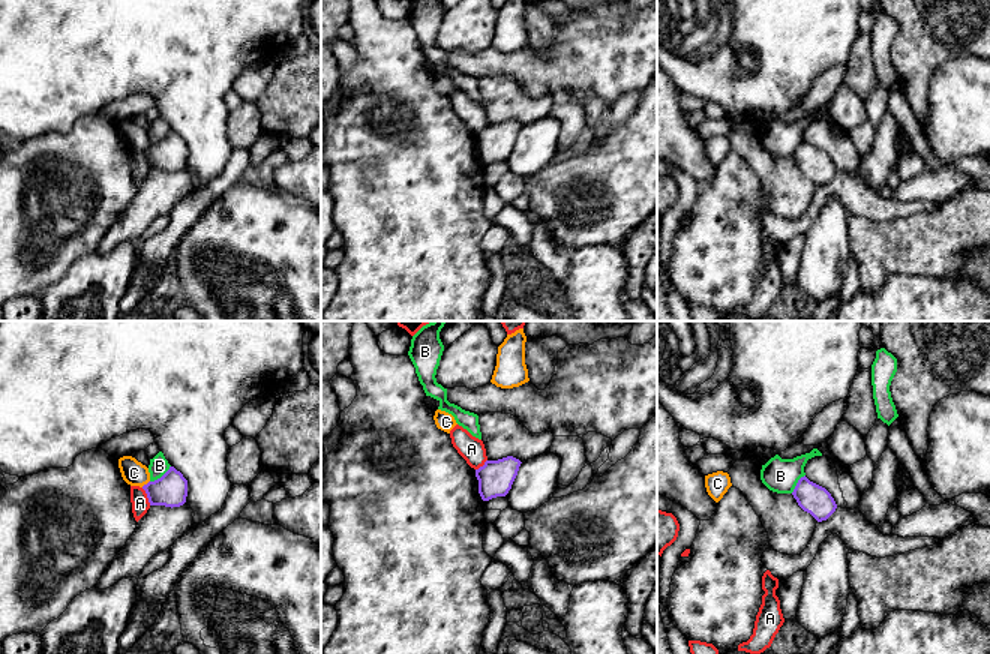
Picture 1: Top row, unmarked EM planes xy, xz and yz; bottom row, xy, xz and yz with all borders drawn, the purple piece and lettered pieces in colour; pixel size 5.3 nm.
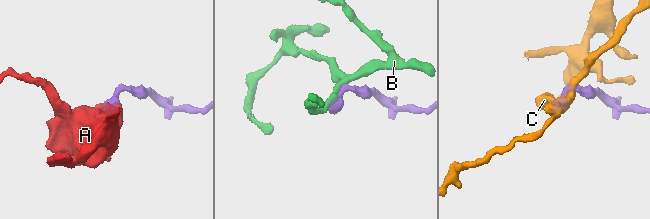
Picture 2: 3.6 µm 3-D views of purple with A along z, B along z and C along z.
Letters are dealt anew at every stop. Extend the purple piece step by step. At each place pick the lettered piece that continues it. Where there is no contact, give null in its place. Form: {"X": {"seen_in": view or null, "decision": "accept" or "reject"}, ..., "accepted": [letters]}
{"A": {"seen_in": "xy", "decision": "reject"}, "B": {"seen_in": "xy", "decision": "reject"}, "C": {"seen_in": "xy", "decision": "reject"}, "accepted": []}

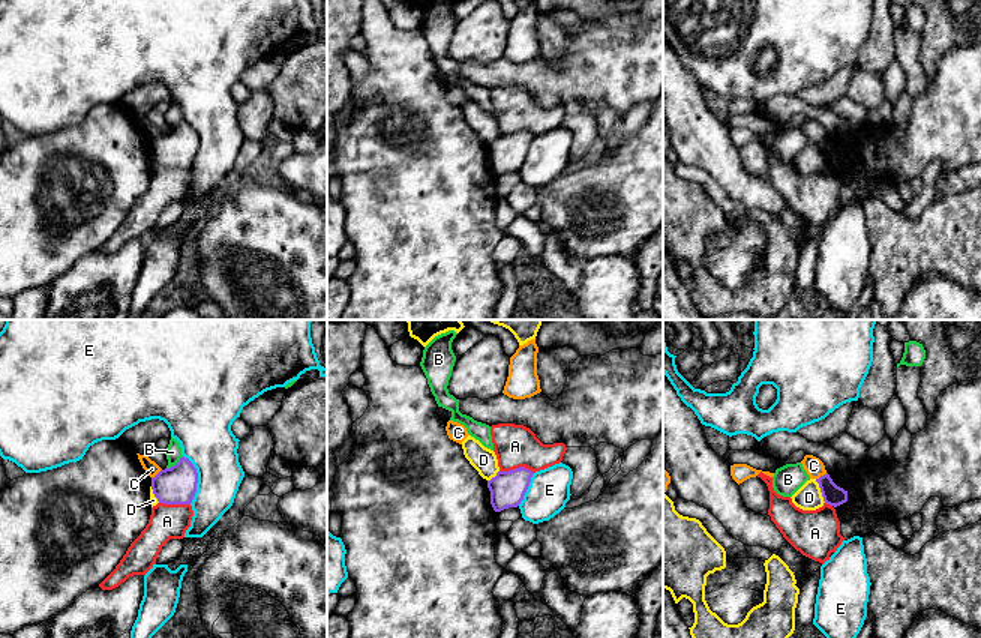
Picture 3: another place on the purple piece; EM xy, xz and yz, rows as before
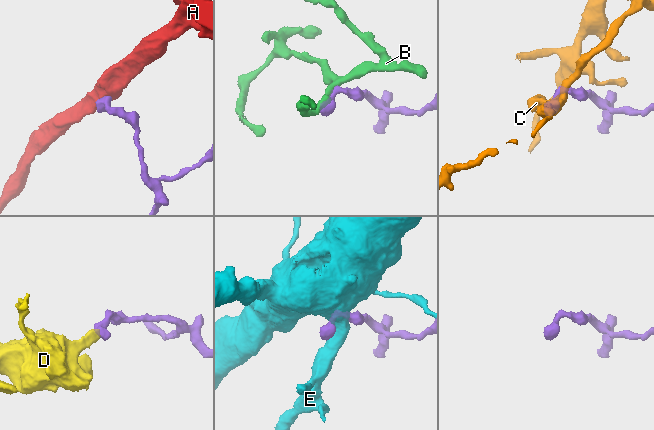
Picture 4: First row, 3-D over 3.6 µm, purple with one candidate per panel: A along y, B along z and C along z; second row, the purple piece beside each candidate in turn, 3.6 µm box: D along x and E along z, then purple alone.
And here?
{"A": {"seen_in": "xz", "decision": "reject"}, "B": {"seen_in": "xy", "decision": "reject"}, "C": {"seen_in": "yz", "decision": "reject"}, "D": {"seen_in": "yz", "decision": "reject"}, "E": {"seen_in": "xy", "decision": "reject"}, "accepted": []}

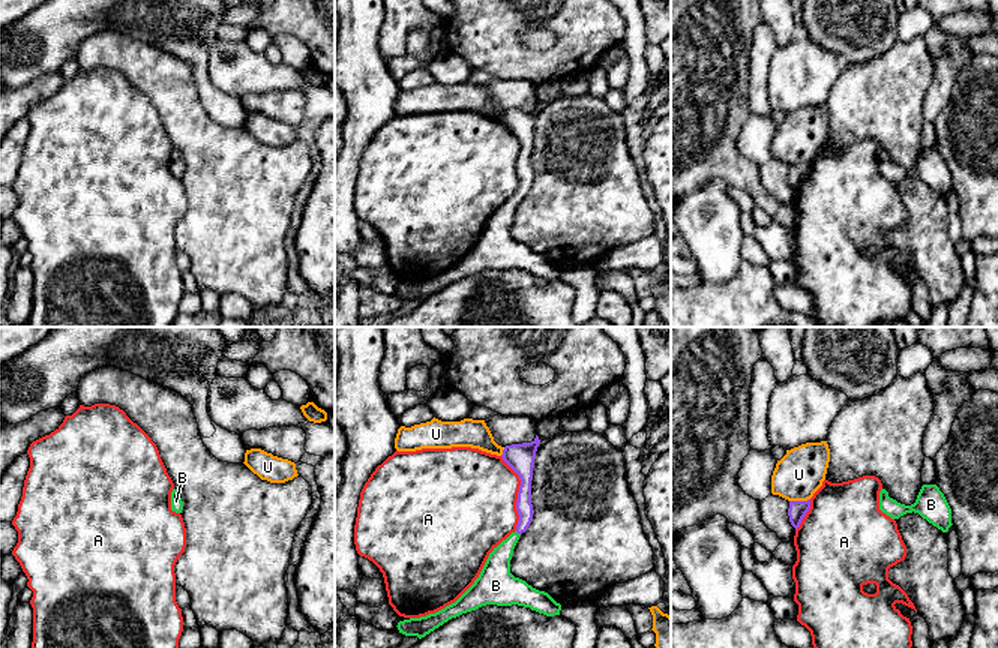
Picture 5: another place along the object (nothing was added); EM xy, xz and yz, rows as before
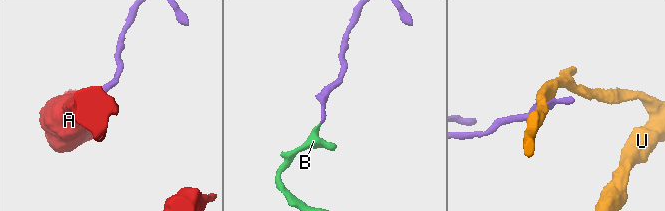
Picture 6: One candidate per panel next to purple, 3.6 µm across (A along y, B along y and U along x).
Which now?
{"A": {"seen_in": "xz", "decision": "reject"}, "B": {"seen_in": null, "decision": "accept"}, "U": {"seen_in": "yz", "decision": "reject"}, "accepted": ["B"]}

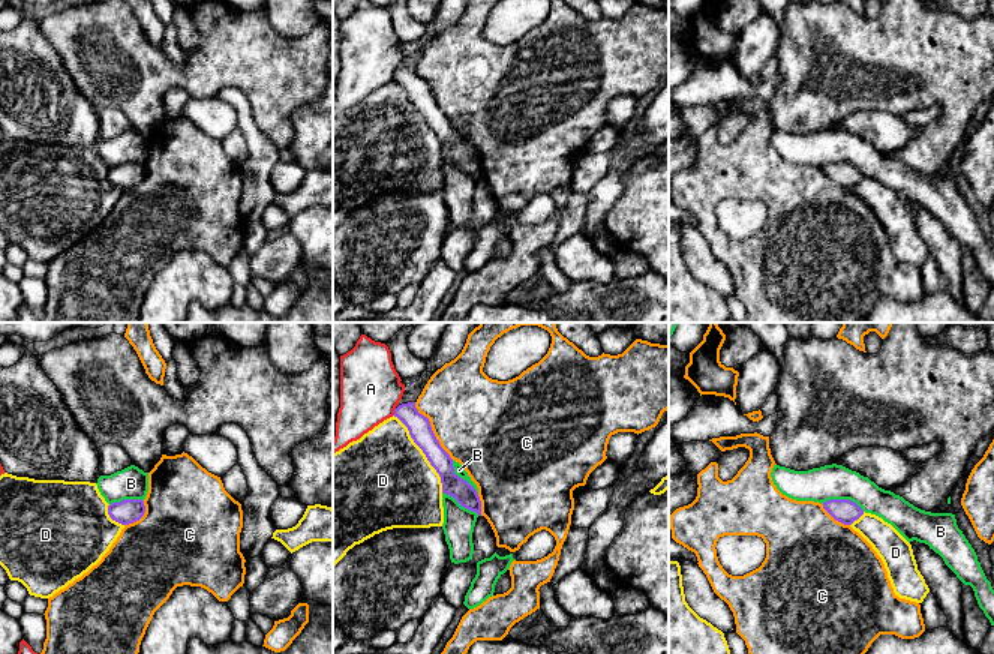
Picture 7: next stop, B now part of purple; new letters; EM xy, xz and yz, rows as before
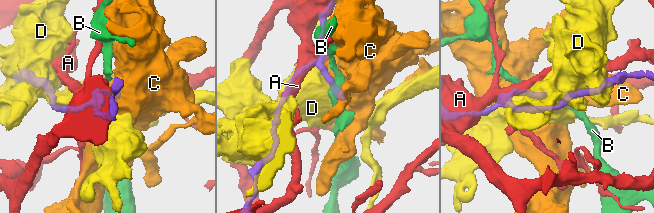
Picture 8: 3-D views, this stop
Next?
{"A": {"seen_in": "xz", "decision": "reject"}, "B": {"seen_in": "yz", "decision": "reject"}, "C": {"seen_in": "xz", "decision": "reject"}, "D": {"seen_in": "xz", "decision": "reject"}, "accepted": []}

